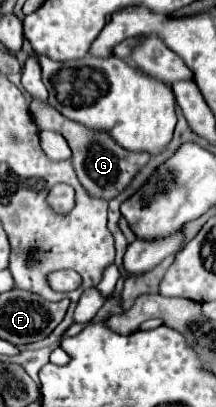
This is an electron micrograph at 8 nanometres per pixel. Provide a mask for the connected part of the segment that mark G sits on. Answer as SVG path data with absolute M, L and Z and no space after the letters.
M34 99L30 103L30 111L34 121L40 125L40 129L48 129L48 131L58 131L64 135L64 139L68 141L70 149L72 149L72 161L74 161L74 169L78 173L80 183L84 185L86 191L90 191L96 197L104 197L104 199L112 199L118 191L122 191L132 177L146 165L146 161L150 159L148 153L132 153L124 147L120 147L110 133L106 131L94 131L88 129L72 119L66 119L64 115L60 115L48 101L38 101Z

